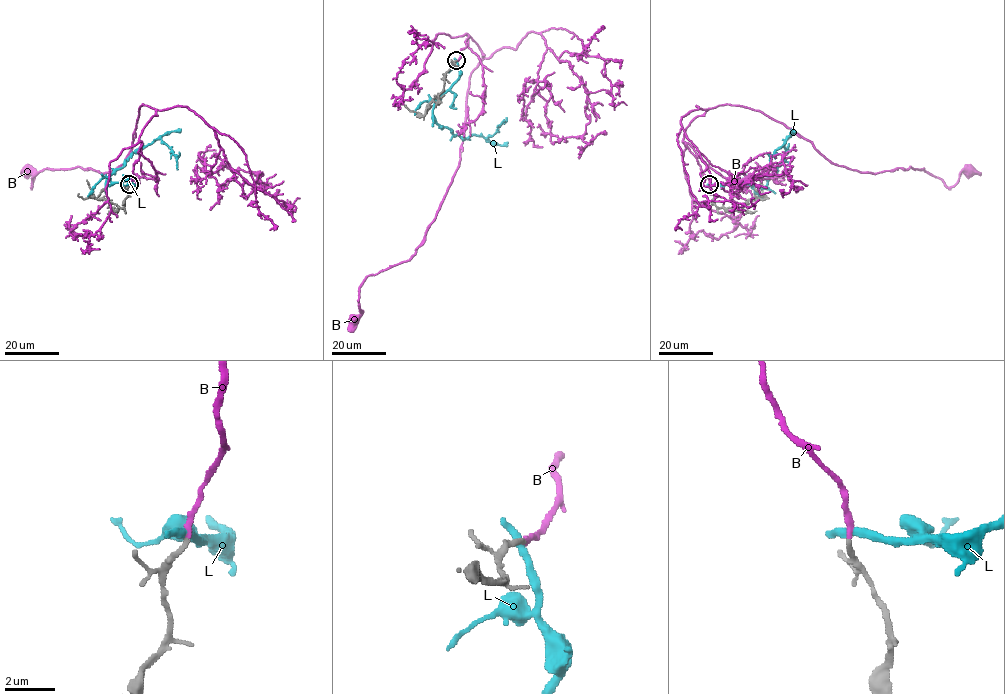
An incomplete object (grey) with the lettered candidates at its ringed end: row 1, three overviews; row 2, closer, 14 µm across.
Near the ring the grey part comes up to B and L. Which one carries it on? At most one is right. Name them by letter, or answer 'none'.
B

